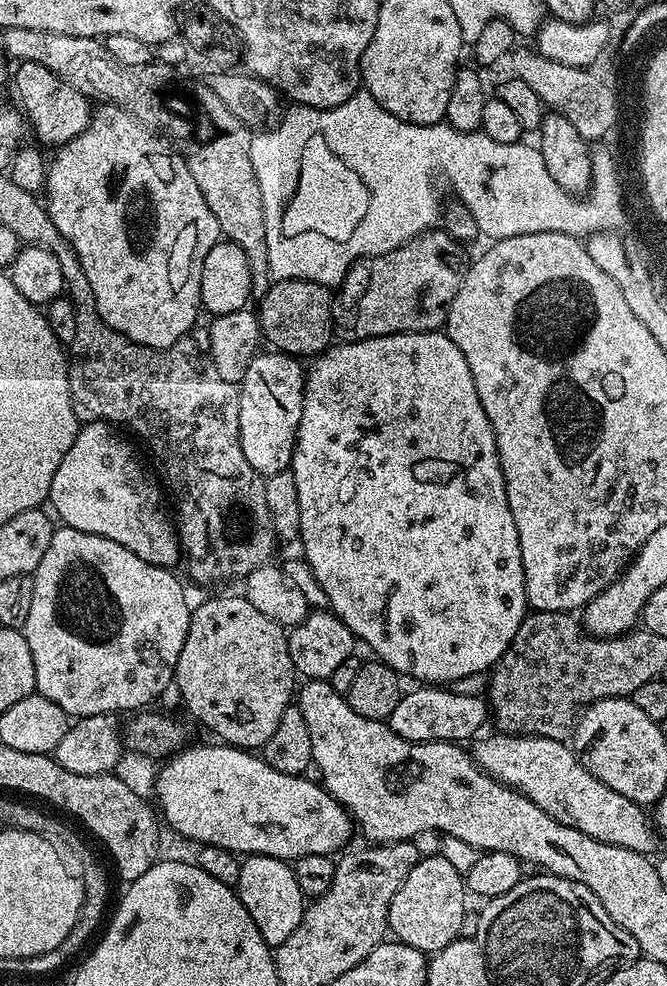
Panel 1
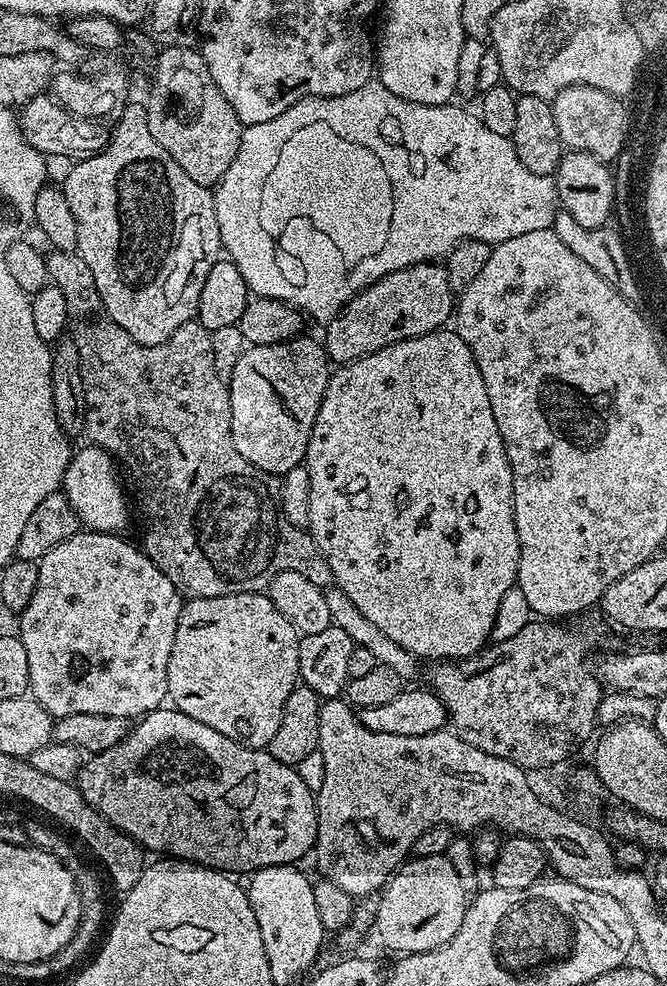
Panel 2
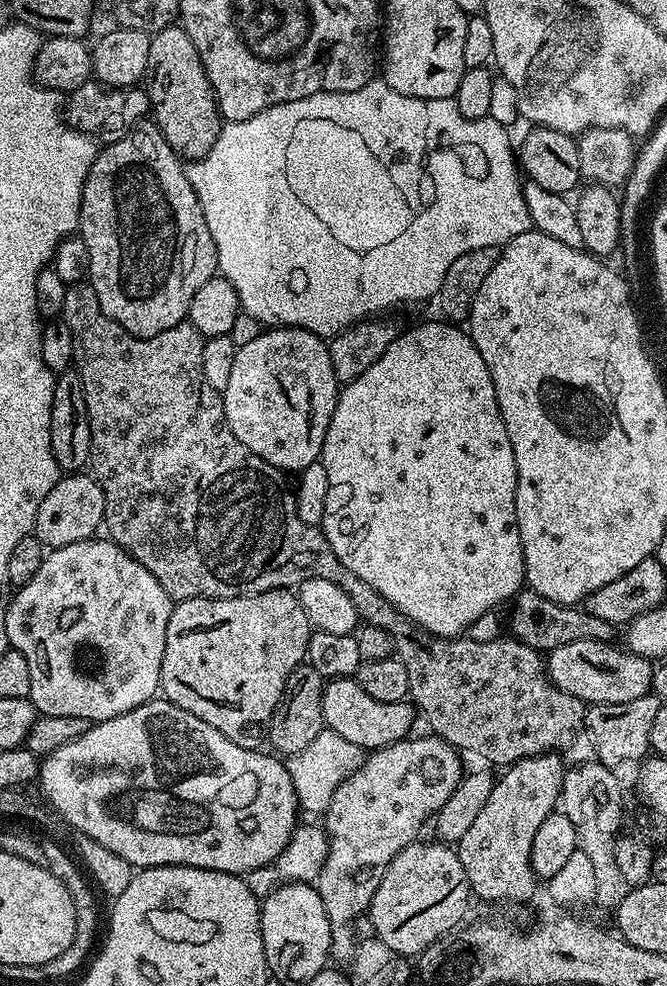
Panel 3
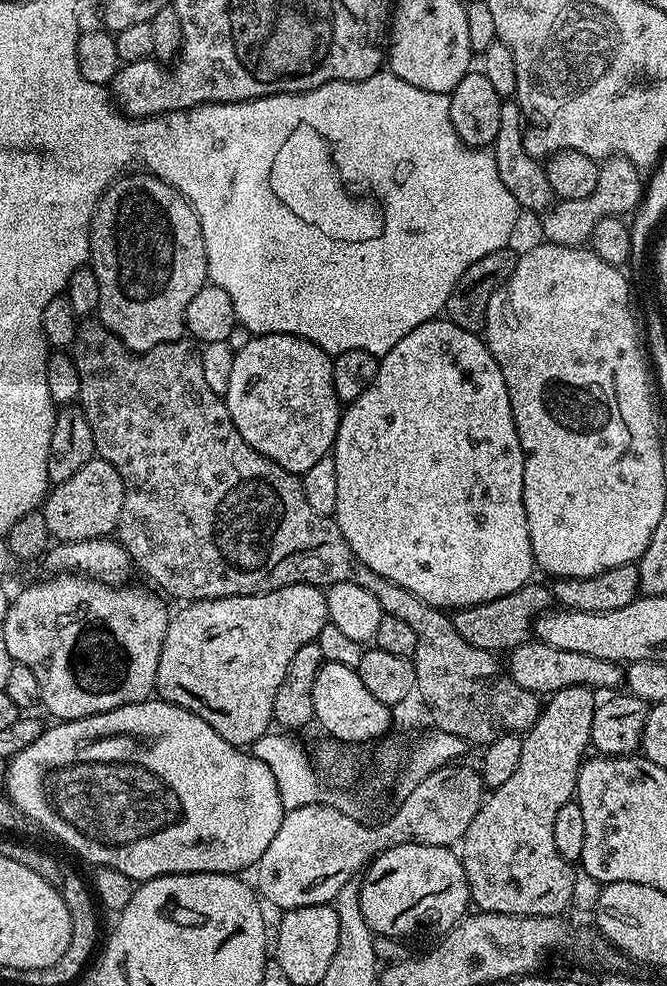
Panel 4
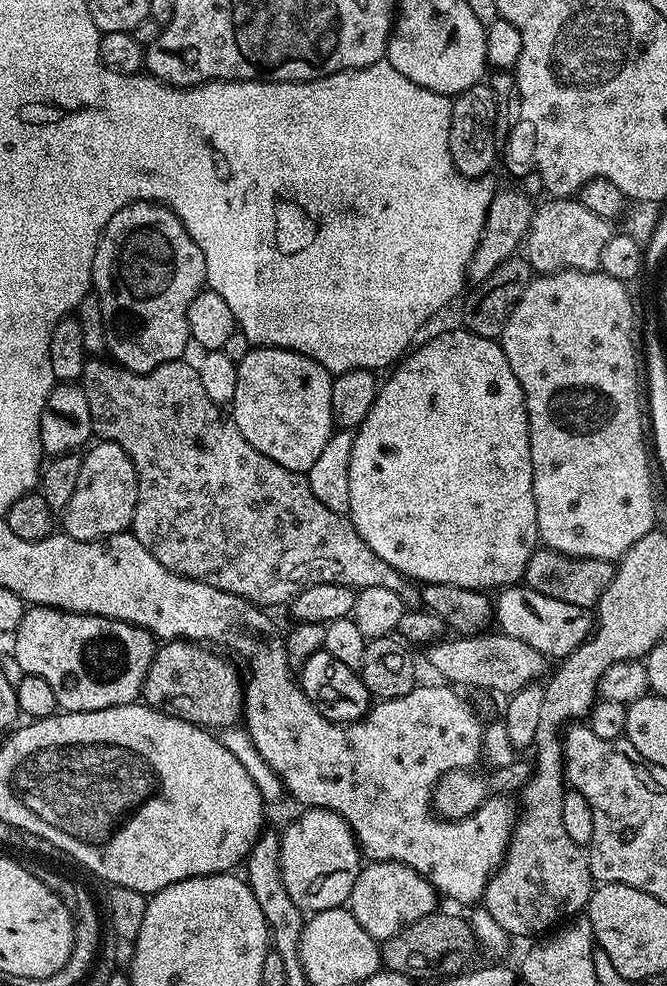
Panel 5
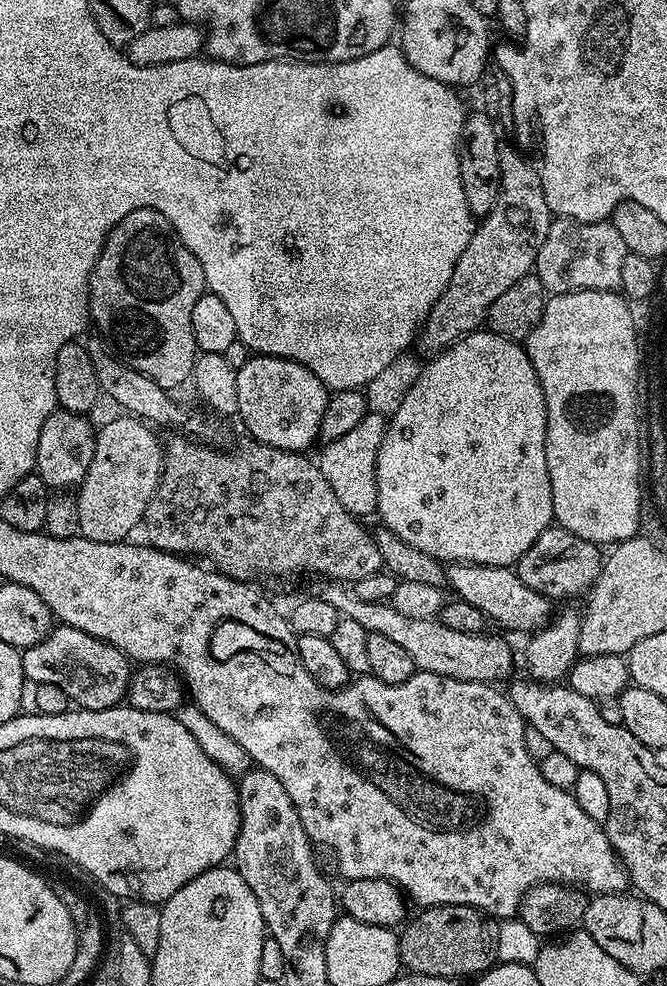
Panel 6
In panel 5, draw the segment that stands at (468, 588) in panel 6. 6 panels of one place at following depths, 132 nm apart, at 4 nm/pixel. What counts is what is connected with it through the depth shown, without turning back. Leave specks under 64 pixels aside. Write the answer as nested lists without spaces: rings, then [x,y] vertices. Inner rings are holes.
[[[523,583],[513,584],[499,589],[494,600],[494,624],[503,635],[518,638],[526,646],[534,646],[546,658],[563,658],[568,656],[582,642],[591,636],[594,627],[594,616],[589,609],[582,606],[570,606],[570,602],[558,602],[558,598],[546,598],[538,590],[529,588]]]

